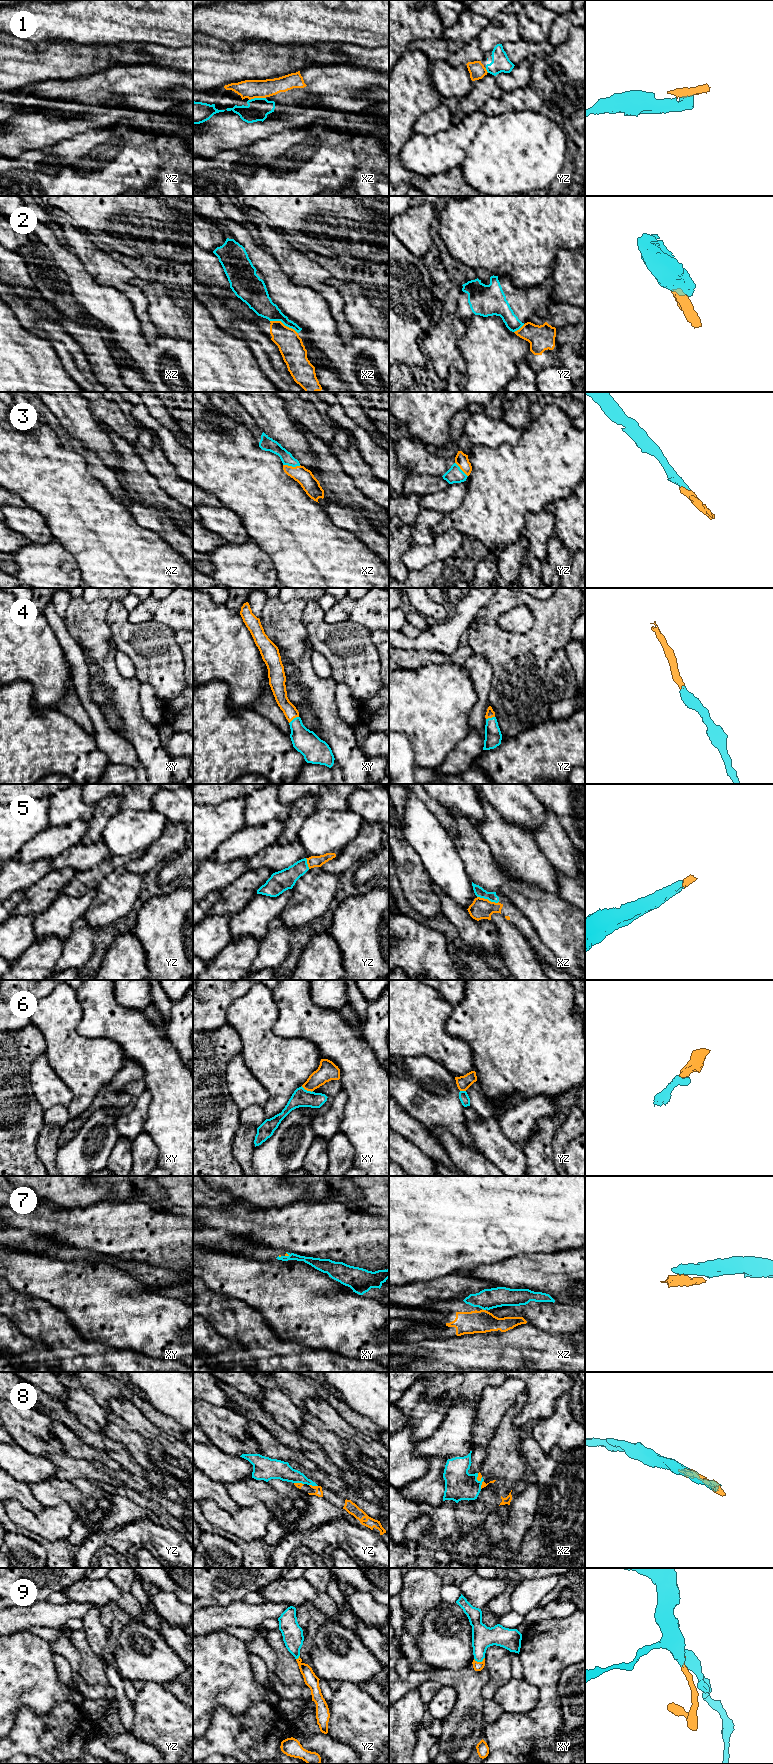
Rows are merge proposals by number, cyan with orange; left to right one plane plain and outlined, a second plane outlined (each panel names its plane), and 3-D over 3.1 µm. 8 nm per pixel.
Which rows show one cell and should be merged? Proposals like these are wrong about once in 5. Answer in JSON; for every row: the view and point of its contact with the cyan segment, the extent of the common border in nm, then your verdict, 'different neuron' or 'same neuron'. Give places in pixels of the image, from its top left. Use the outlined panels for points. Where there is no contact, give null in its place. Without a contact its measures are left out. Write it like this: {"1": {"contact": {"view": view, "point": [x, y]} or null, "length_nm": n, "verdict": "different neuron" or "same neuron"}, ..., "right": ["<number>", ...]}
{"1": {"contact": {"view": "xz", "point": [257, 98]}, "length_nm": 140, "verdict": "same neuron"}, "2": {"contact": {"view": "xz", "point": [284, 324]}, "length_nm": 240, "verdict": "different neuron"}, "3": {"contact": {"view": "xz", "point": [292, 466]}, "length_nm": 140, "verdict": "same neuron"}, "4": {"contact": {"view": "xy", "point": [293, 719]}, "length_nm": 100, "verdict": "same neuron"}, "5": {"contact": {"view": "xz", "point": [488, 899]}, "length_nm": 180, "verdict": "same neuron"}, "6": {"contact": {"view": "xy", "point": [306, 1090]}, "length_nm": 100, "verdict": "same neuron"}, "7": {"contact": {"view": "xz", "point": [484, 1309]}, "length_nm": 40, "verdict": "same neuron"}, "8": {"contact": {"view": "yz", "point": [313, 1485]}, "length_nm": 70, "verdict": "different neuron"}, "9": {"contact": {"view": "xy", "point": [479, 1661]}, "length_nm": 90, "verdict": "same neuron"}, "right": ["1", "3", "4", "5", "6", "7", "9"]}

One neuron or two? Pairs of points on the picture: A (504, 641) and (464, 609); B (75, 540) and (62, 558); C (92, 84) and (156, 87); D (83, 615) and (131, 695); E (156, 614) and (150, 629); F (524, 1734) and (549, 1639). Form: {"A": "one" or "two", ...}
{"A": "two", "B": "two", "C": "one", "D": "one", "E": "two", "F": "one"}

